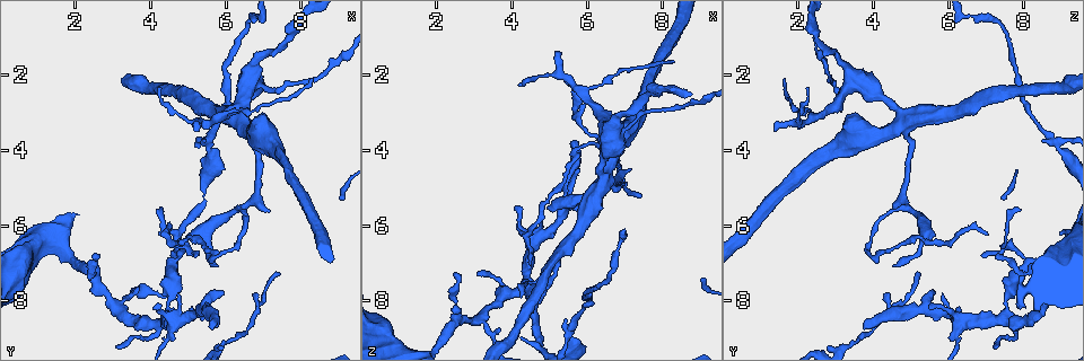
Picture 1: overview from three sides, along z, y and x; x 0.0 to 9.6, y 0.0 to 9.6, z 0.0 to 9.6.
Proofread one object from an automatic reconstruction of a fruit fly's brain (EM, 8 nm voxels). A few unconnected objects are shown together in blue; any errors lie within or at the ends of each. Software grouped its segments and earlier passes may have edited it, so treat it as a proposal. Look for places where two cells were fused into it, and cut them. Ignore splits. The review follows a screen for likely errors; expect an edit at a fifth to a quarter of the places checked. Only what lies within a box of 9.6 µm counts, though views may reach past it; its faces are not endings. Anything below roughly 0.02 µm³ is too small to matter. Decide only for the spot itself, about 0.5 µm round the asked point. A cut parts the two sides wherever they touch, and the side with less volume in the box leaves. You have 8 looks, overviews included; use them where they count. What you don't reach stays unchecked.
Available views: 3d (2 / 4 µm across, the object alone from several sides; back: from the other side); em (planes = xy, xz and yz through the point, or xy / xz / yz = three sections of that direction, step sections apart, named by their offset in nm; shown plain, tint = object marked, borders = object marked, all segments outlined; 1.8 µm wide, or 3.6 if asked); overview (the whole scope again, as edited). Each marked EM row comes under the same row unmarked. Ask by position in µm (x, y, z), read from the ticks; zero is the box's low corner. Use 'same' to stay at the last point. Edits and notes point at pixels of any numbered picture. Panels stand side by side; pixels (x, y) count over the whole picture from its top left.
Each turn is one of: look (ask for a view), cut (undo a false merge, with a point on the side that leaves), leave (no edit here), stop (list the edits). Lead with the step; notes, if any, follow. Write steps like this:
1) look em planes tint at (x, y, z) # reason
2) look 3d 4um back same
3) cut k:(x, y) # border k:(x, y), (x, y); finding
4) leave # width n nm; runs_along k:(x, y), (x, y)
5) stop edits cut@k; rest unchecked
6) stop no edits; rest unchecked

look em 3.6um yz step 8 tint at (6.80, 5.35, 4.75) # sharp bend

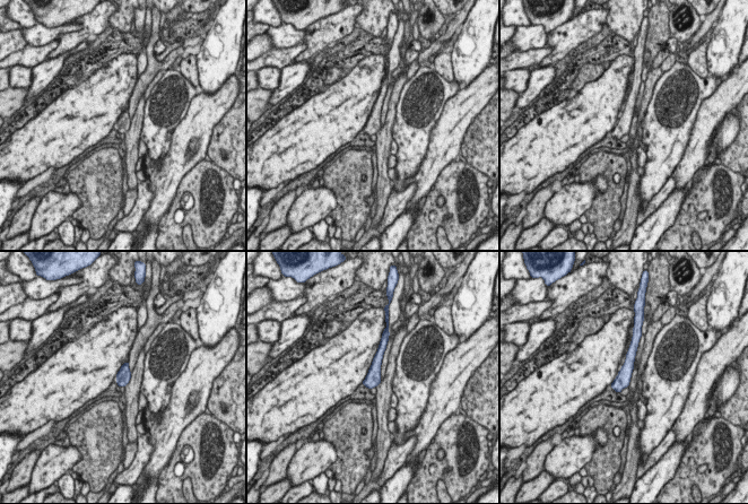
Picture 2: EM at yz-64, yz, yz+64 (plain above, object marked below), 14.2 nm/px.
look em 3.6um planes borders same

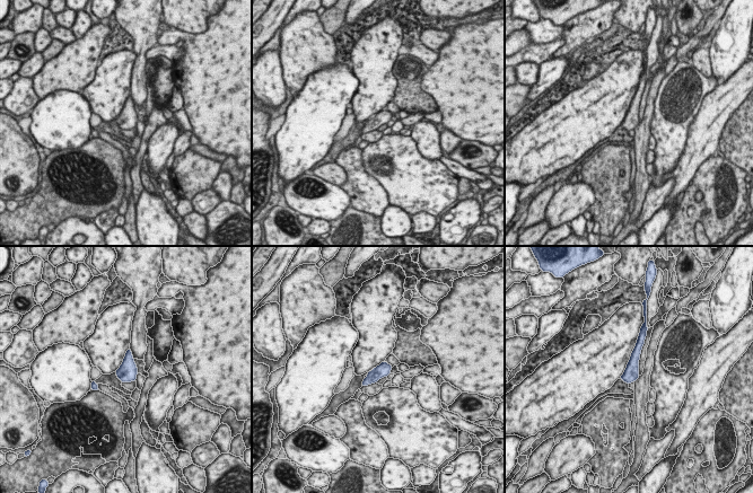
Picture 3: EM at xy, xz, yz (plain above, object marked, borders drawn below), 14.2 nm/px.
leave # runs_along 3:(640, 342), (631, 373), (627, 379); one cell here

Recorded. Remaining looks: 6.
look 3d 4um at (6.00, 3.05, 2.45) # sharp bend

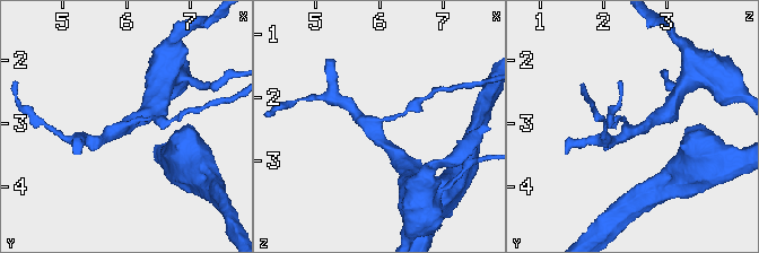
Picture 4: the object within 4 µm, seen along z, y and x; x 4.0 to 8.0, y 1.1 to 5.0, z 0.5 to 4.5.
look em 3.6um planes tint at (5.95, 3.05, 2.50)

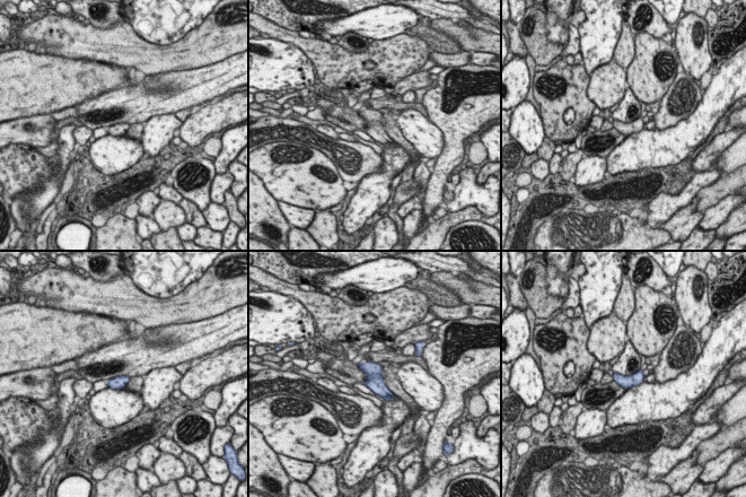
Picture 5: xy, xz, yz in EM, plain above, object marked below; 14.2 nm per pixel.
leave # one cell here

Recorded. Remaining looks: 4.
look 3d 4um at (6.50, 3.40, 4.80) # looks like a crossing

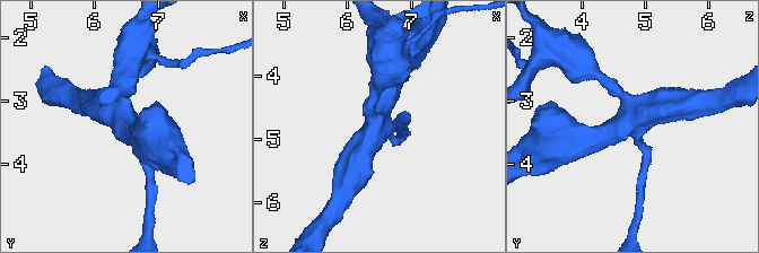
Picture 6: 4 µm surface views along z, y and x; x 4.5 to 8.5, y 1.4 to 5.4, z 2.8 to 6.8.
look em planes tint at (6.50, 3.35, 4.80) # arms 4; now the EM

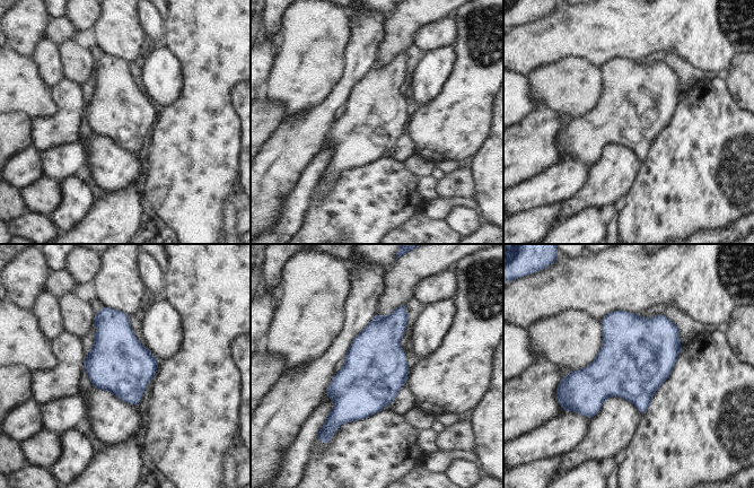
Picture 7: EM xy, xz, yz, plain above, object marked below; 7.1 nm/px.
leave # one cell here

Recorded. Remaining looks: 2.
stop no edits; rest unchecked

